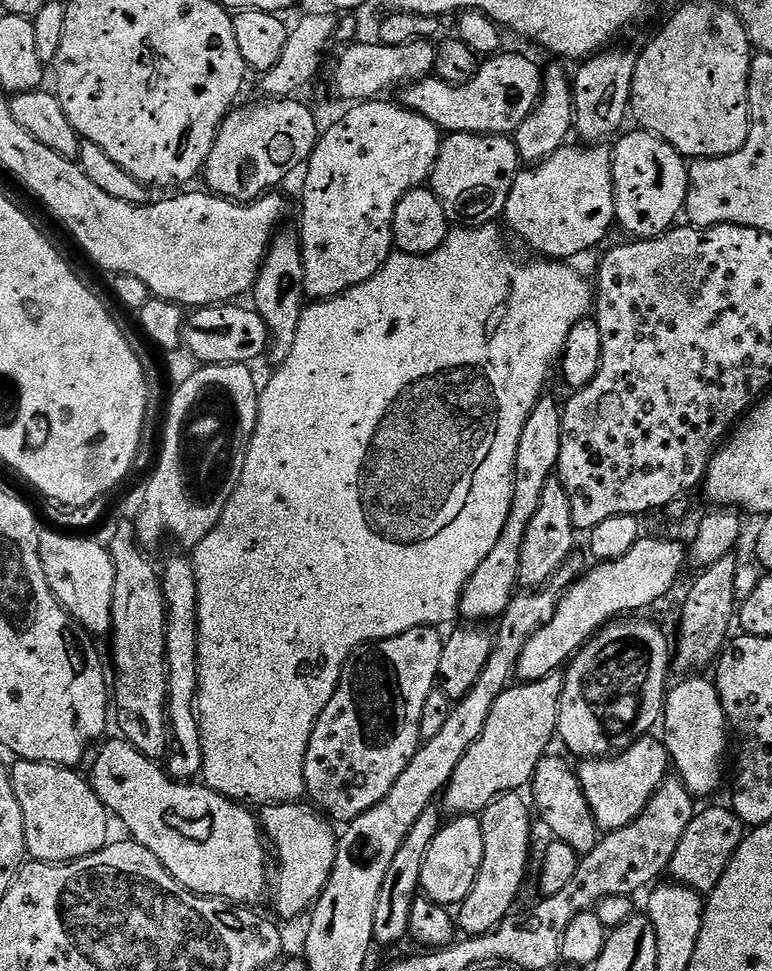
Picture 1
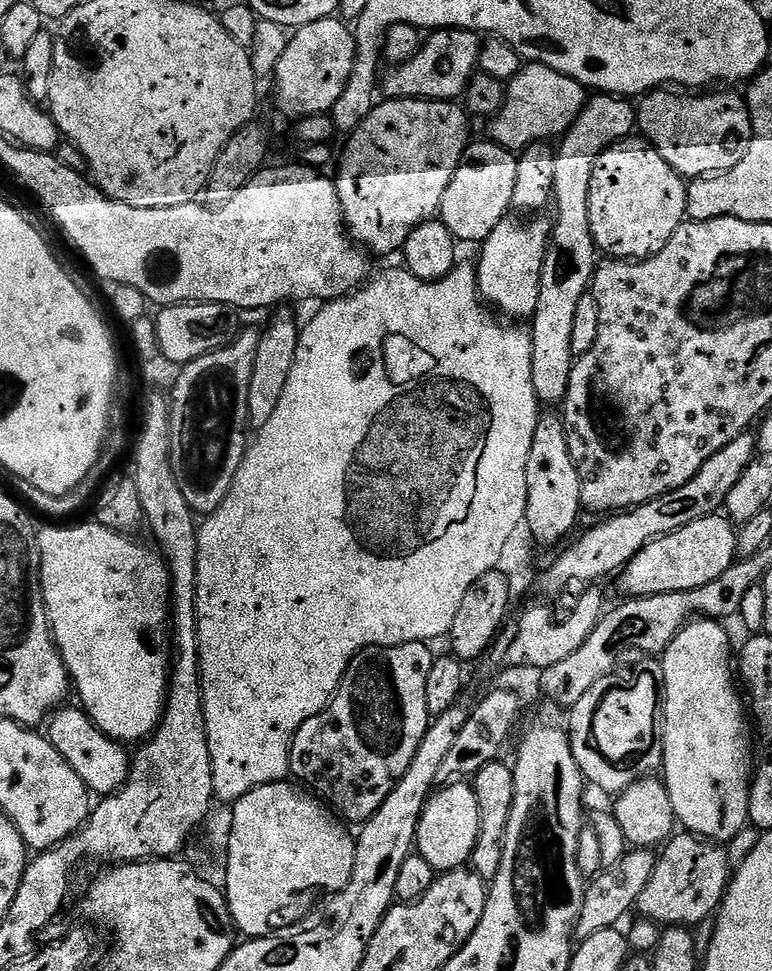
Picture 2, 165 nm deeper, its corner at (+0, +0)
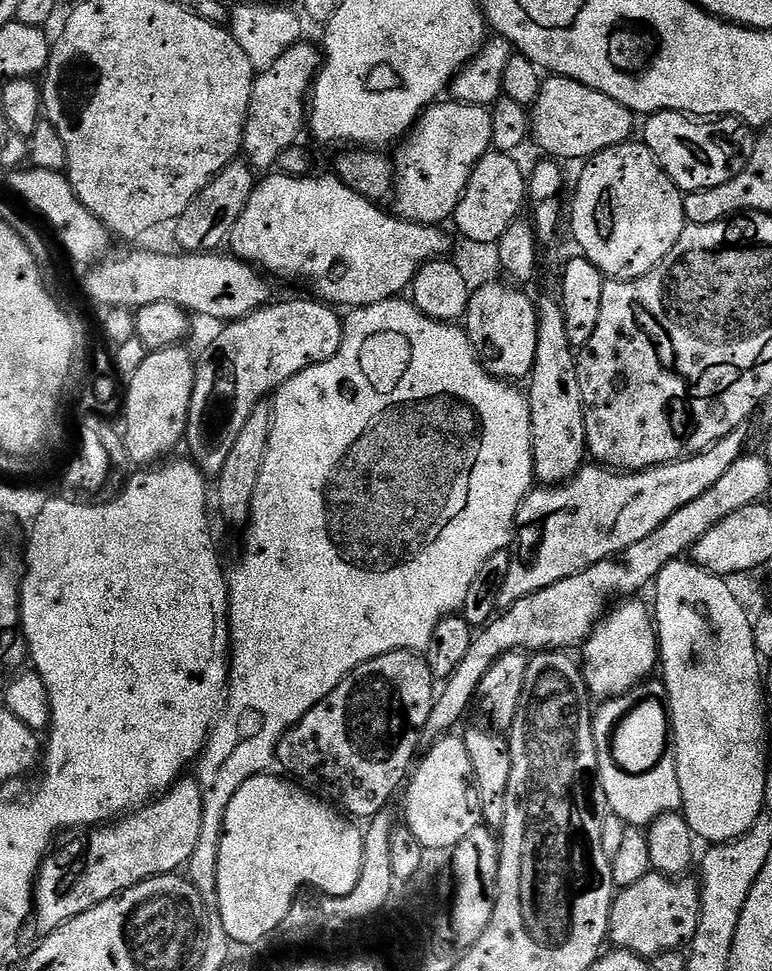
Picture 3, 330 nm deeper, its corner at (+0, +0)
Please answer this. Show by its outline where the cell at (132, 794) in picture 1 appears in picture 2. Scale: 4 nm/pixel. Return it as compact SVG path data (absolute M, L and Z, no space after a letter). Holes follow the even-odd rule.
M61 706L52 713L46 724L48 741L66 758L66 762L82 778L89 793L103 798L112 795L128 781L130 752L121 741L111 740L79 706Z

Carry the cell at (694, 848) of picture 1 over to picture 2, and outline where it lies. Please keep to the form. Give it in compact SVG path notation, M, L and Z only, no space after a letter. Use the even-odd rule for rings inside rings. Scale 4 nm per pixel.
M691 834L673 835L663 845L654 874L650 874L650 882L642 889L635 911L661 926L699 926L715 917L728 891L729 879L728 853L719 843Z

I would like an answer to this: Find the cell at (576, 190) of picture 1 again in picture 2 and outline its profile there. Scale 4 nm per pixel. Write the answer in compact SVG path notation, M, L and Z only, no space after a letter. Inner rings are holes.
M505 218L498 222L498 226L494 226L494 230L490 230L488 237L479 245L480 261L474 264L481 301L497 313L505 312L513 316L516 322L527 321L538 306L540 275L548 249L548 238L552 234L551 223L547 219L540 219L544 218L529 219L532 220L529 224L523 224L520 218Z

